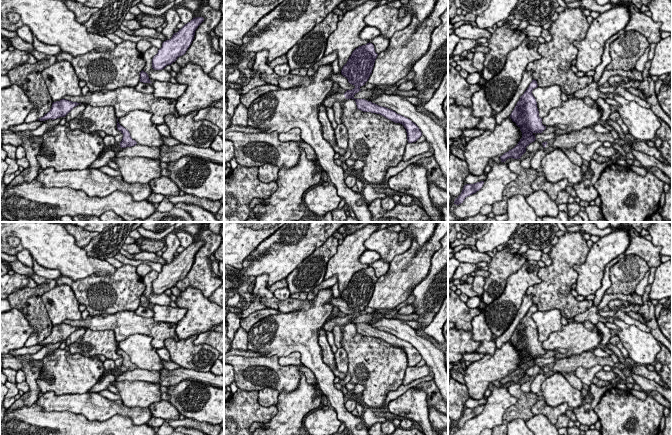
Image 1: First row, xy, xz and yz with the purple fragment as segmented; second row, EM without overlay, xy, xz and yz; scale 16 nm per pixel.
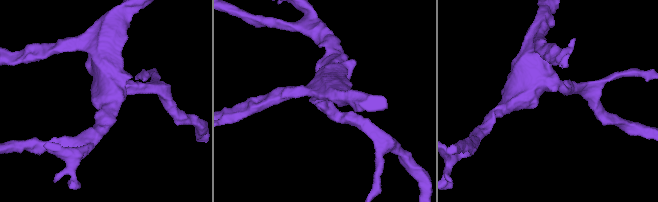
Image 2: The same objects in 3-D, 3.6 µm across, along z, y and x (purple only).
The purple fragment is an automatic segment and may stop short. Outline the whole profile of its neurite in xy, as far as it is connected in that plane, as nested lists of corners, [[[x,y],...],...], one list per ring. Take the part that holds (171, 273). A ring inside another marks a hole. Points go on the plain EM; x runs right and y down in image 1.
[[[194,241],[177,257],[174,257],[171,263],[164,265],[152,283],[152,292],[162,294],[175,286],[178,281],[184,279],[194,263],[196,253],[203,245],[203,241]]]

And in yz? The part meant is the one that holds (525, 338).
[[[533,303],[510,339],[512,345],[520,352],[522,362],[513,373],[500,380],[501,386],[509,382],[520,383],[526,376],[526,371],[536,364],[534,358],[542,357],[546,353],[542,348],[542,342],[539,341],[537,326],[532,318],[537,311],[537,305]]]

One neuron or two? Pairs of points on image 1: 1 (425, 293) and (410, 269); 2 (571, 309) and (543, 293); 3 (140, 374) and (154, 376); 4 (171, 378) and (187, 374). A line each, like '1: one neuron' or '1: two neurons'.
1: two neurons
2: one neuron
3: one neuron
4: one neuron

